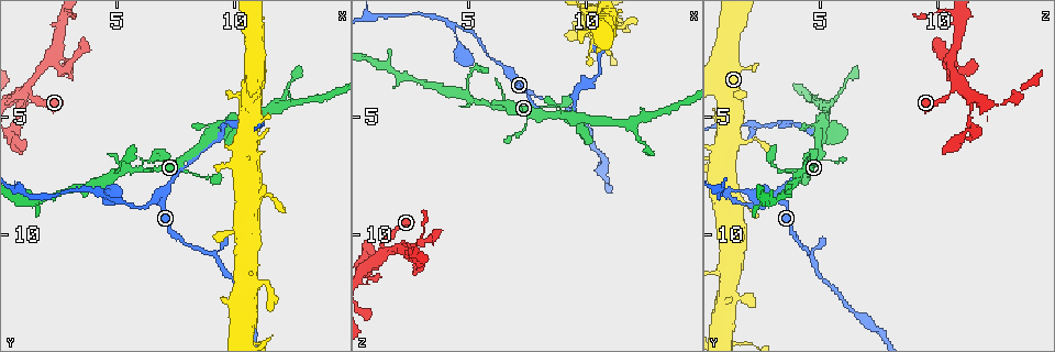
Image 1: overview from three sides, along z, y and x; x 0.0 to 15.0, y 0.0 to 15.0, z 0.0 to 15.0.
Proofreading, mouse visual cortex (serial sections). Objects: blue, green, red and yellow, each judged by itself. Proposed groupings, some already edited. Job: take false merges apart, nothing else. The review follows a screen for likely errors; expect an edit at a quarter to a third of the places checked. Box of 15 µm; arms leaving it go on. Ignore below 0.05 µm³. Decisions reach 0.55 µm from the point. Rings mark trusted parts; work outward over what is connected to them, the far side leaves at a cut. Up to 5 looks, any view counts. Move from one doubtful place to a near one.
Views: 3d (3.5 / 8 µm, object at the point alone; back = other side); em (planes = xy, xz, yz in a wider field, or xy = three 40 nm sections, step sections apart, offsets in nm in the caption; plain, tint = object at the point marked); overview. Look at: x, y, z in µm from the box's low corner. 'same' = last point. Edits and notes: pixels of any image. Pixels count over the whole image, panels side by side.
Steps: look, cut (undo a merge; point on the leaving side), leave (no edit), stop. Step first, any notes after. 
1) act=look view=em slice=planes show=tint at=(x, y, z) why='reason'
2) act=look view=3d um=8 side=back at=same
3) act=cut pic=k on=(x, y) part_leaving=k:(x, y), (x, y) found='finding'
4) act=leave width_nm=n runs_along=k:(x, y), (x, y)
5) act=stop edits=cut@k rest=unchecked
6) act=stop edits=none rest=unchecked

act=look view=3d um=8 side=back at=(7.2, 7.9, 3.6)

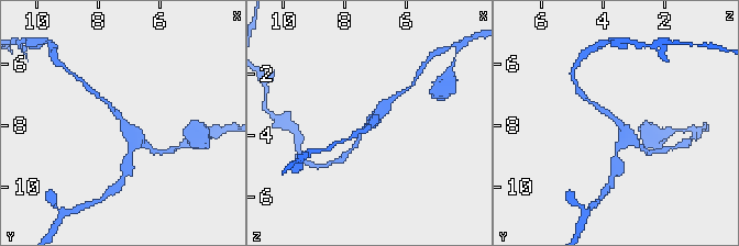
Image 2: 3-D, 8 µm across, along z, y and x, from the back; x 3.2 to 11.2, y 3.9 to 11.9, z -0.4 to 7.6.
act=look view=3d um=3.5 at=(7.1, 7.9, 3.6) why='zoom in'

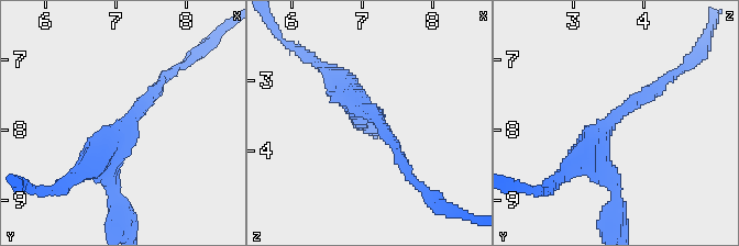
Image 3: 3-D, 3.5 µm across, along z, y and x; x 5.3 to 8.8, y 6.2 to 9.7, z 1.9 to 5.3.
act=look view=em slice=xy step=5 show=tint at=(7.15, 7.90, 3.50) arm_widths_nm=200,250 why='shape alone is not enough'

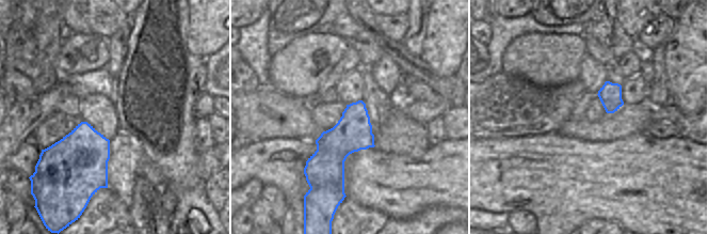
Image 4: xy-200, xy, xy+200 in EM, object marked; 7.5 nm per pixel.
act=leave width_nm=280 runs_along=3:(111, 183), (108, 149), (158, 85) found='all the same cell'

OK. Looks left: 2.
act=look view=3d um=8 at=(1.0, 4.5, 11.4) why='small branch off a trunk'

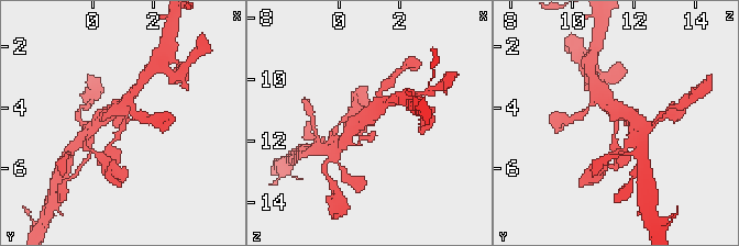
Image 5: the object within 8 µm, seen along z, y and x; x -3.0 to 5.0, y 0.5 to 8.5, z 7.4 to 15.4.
act=look view=em slice=xy step=2 show=tint at=(1.1, 4.4, 11.4) why='now the EM'

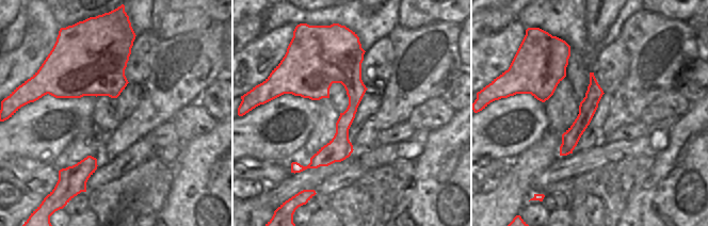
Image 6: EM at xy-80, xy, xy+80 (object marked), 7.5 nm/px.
act=leave runs_along=6:(343, 41), (353, 106), (311, 165) found='all the same cell'

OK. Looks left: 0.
act=stop edits=none rest=unchecked

